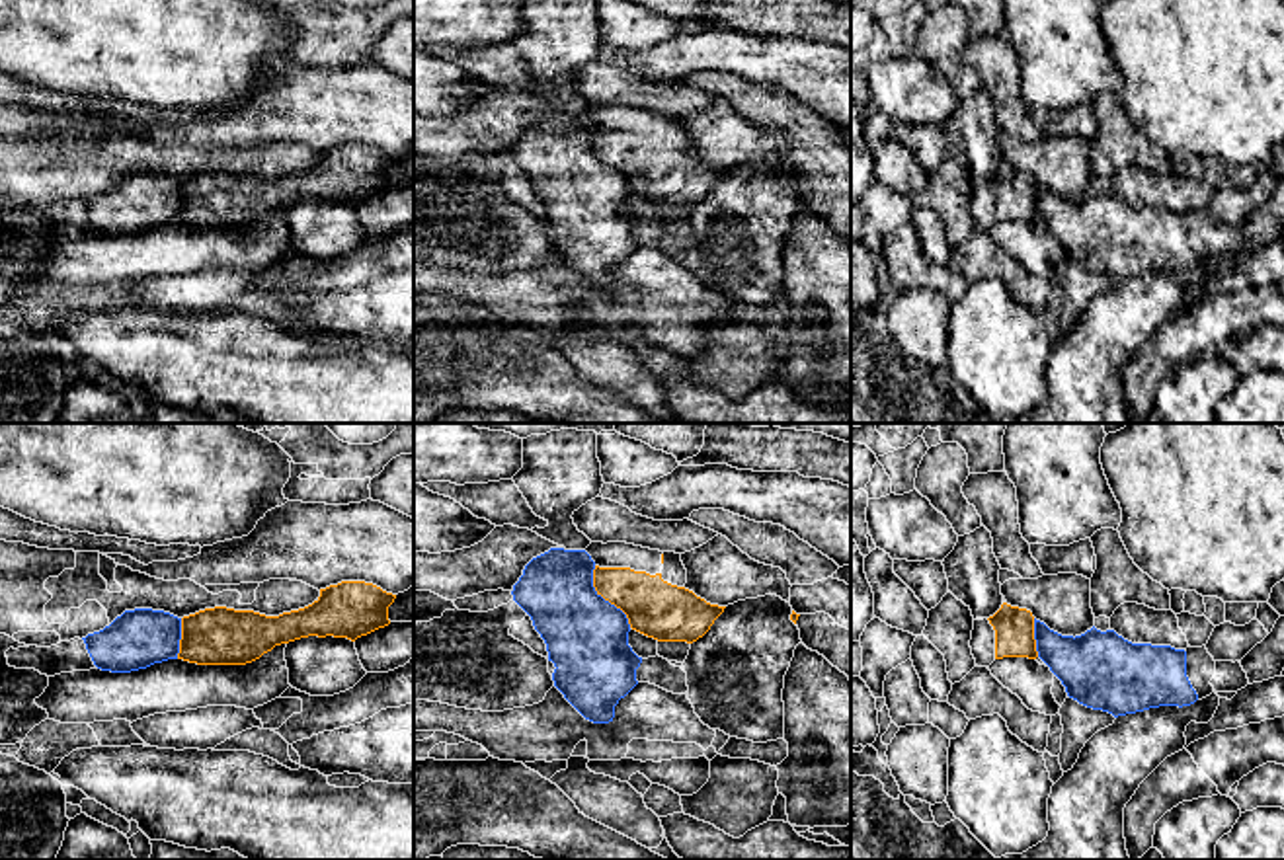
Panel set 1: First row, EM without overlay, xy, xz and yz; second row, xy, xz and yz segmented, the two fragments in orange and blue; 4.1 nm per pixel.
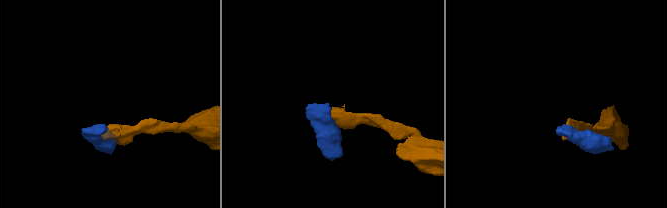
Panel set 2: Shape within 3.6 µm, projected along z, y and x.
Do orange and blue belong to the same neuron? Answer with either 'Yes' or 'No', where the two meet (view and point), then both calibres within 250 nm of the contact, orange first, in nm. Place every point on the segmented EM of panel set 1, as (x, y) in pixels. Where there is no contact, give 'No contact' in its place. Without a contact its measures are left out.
No. Touches orange at xz (605, 599). Thickness 240 nm (orange) against 340 nm

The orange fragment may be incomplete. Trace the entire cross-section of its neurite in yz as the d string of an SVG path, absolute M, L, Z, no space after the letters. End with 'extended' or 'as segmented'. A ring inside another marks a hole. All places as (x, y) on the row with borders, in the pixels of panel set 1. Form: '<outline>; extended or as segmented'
M1003 603L993 616L974 620L970 647L976 665L987 669L995 659L1003 657L1036 659L1032 612Z; extended

